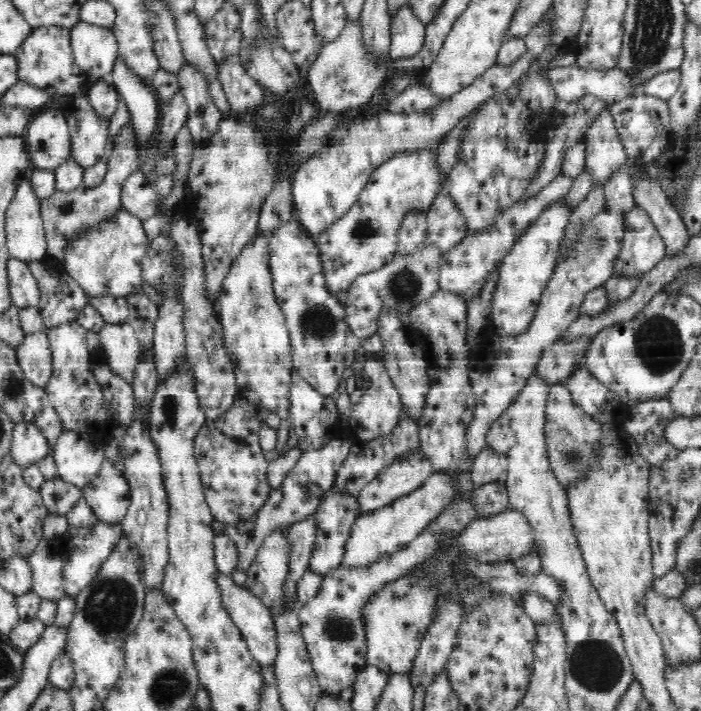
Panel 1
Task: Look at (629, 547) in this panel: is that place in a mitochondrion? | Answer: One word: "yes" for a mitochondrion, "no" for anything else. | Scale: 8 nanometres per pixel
no

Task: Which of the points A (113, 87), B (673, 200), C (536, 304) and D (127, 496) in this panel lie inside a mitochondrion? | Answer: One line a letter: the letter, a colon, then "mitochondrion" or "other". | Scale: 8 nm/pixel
A: other
B: other
C: other
D: other

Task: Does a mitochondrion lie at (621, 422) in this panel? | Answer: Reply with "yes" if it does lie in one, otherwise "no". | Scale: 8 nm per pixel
no

